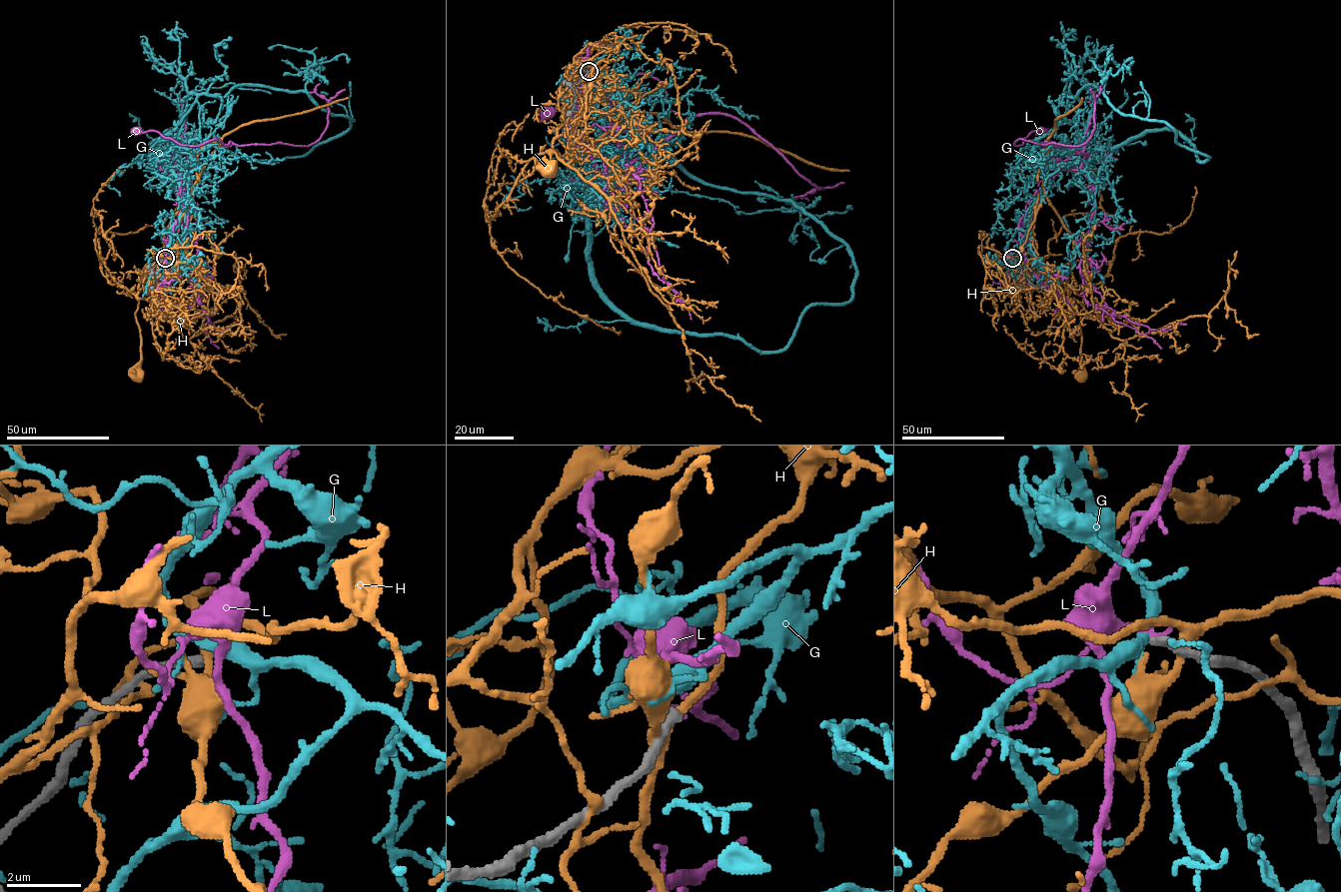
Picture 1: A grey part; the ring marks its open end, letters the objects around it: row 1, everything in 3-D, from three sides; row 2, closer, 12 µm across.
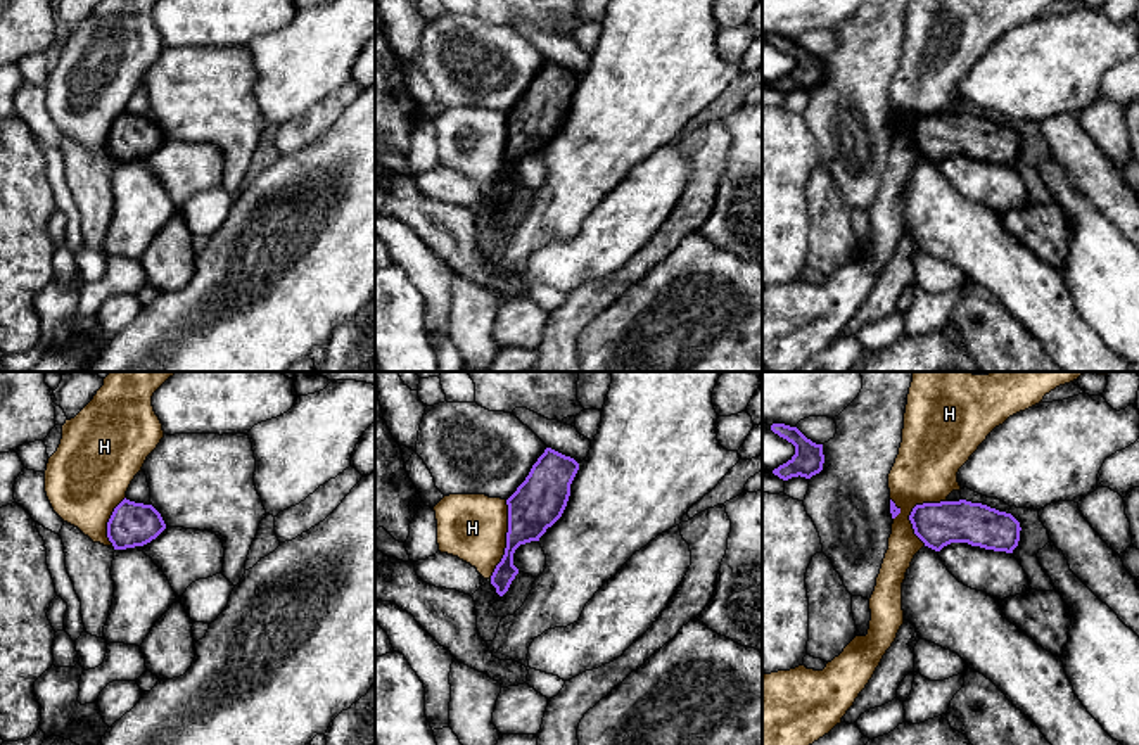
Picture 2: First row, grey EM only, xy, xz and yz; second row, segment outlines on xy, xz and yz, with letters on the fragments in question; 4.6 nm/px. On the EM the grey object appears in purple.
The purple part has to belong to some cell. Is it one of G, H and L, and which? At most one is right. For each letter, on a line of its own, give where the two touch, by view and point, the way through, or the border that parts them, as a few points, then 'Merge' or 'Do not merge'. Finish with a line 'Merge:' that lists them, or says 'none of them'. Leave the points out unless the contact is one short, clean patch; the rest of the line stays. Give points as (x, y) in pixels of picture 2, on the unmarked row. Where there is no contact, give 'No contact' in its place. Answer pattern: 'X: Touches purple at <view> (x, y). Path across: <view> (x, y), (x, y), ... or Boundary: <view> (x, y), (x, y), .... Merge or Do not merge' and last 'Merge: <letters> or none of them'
G: No contact. Do not merge
H: Touches purple at xz (507, 152). Do not merge
L: No contact. Do not merge
Merge: none of them

